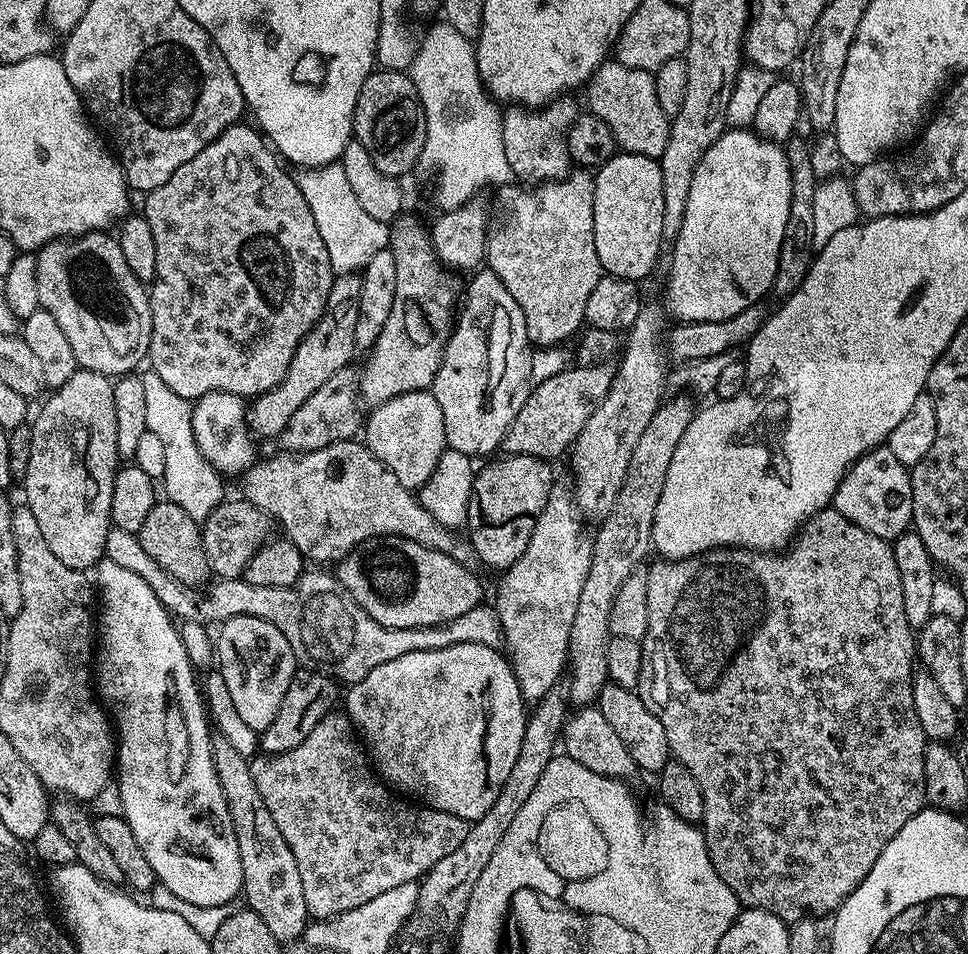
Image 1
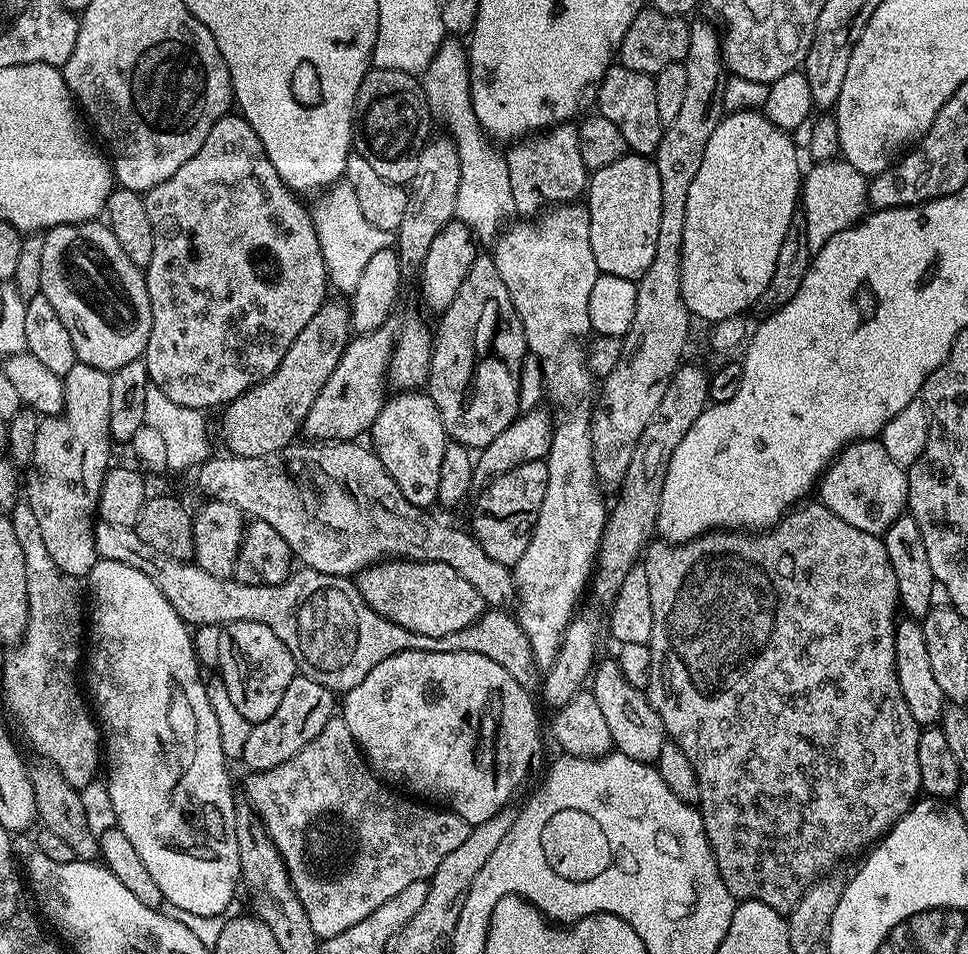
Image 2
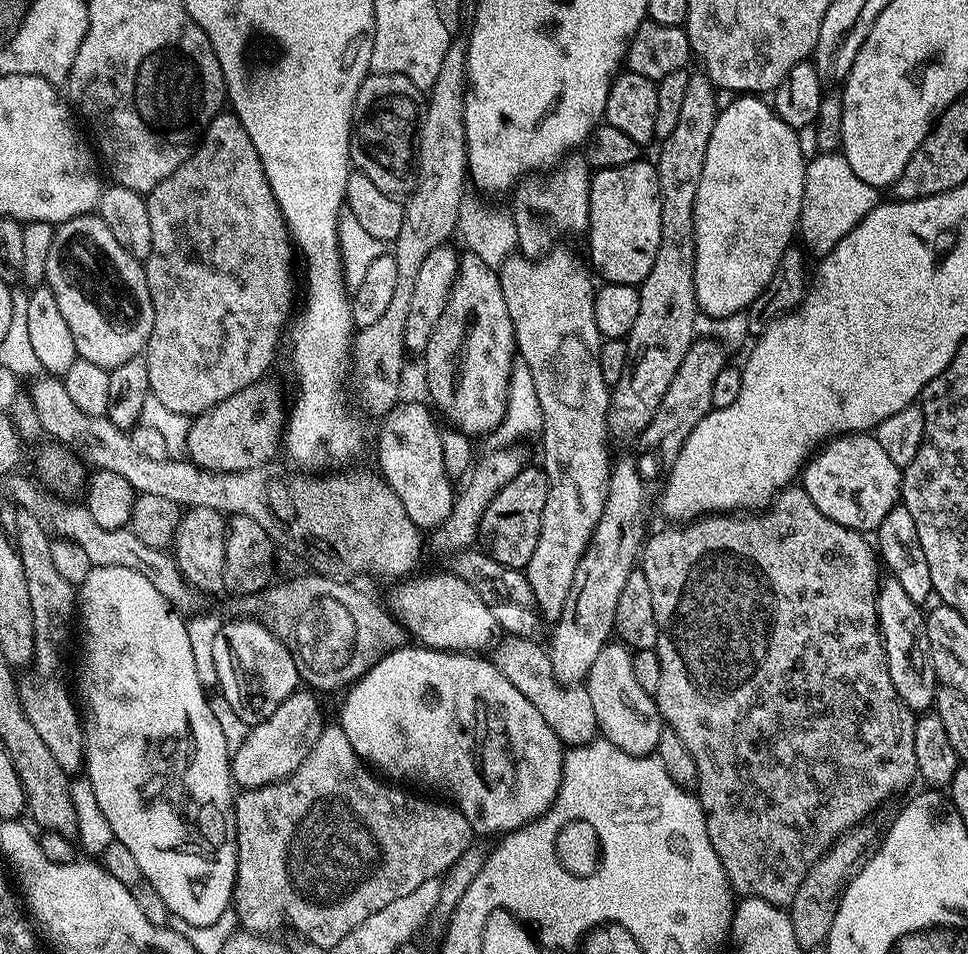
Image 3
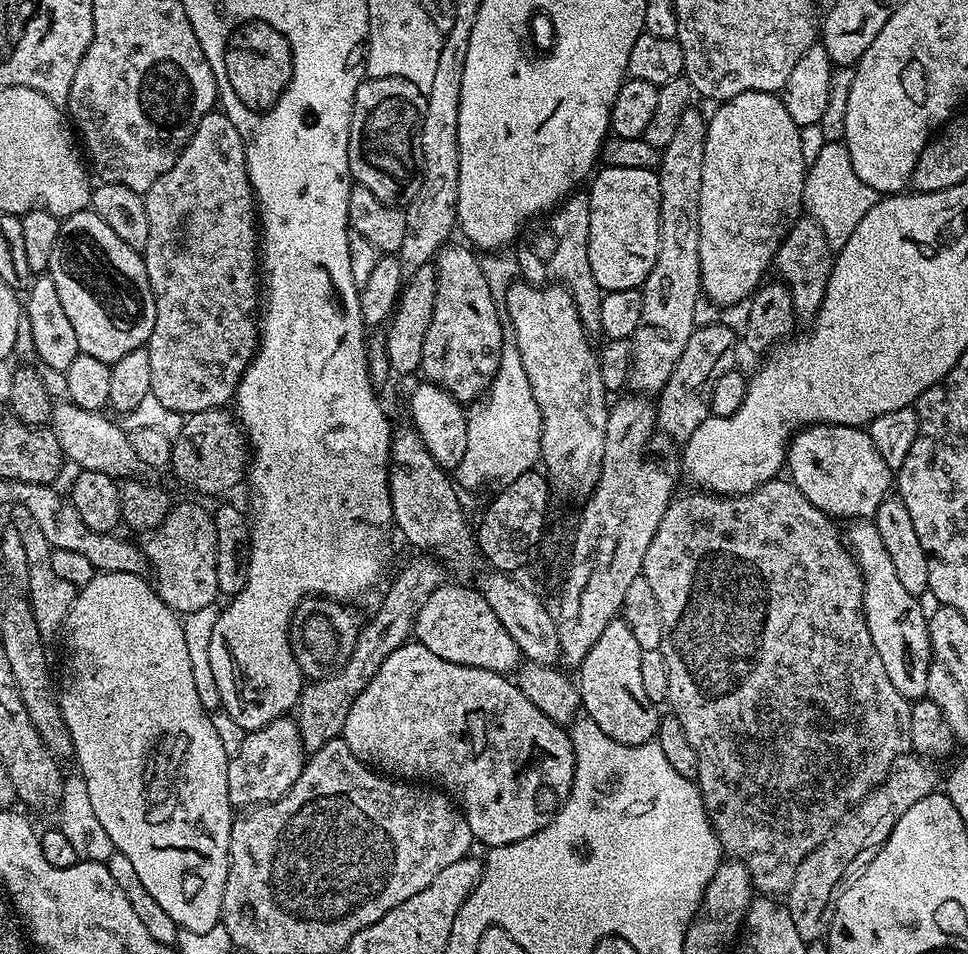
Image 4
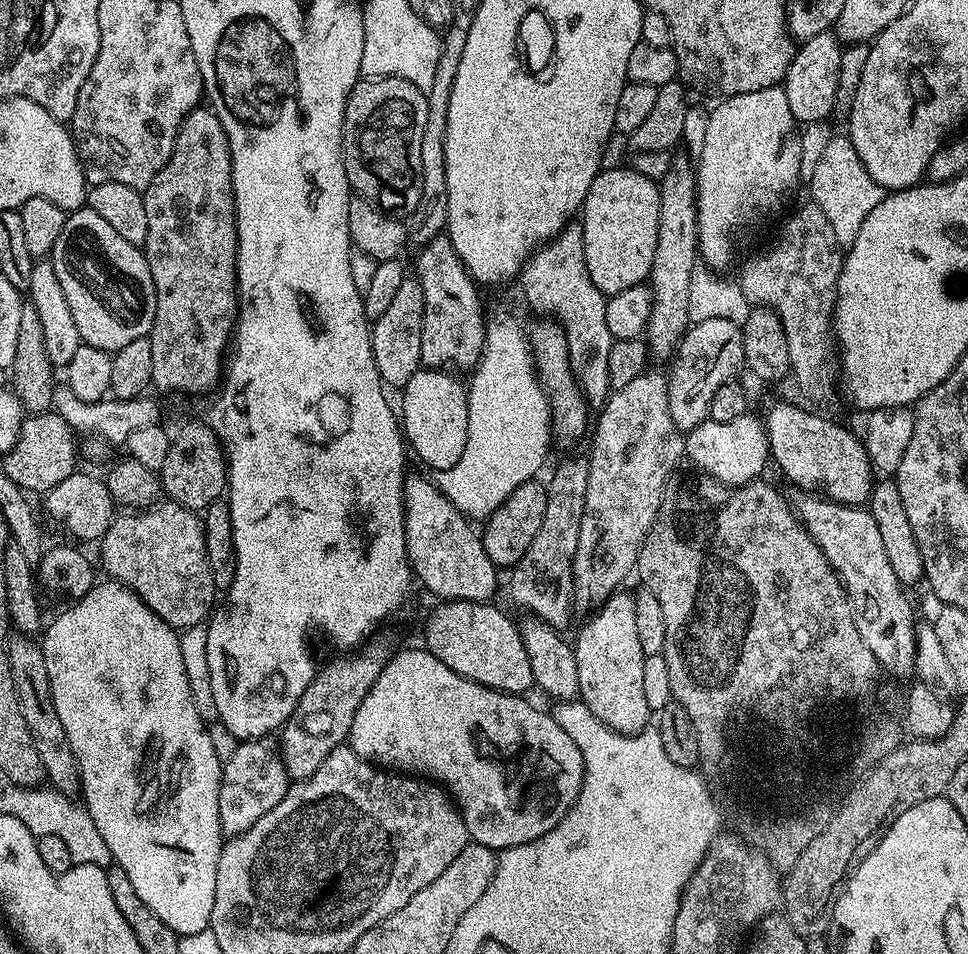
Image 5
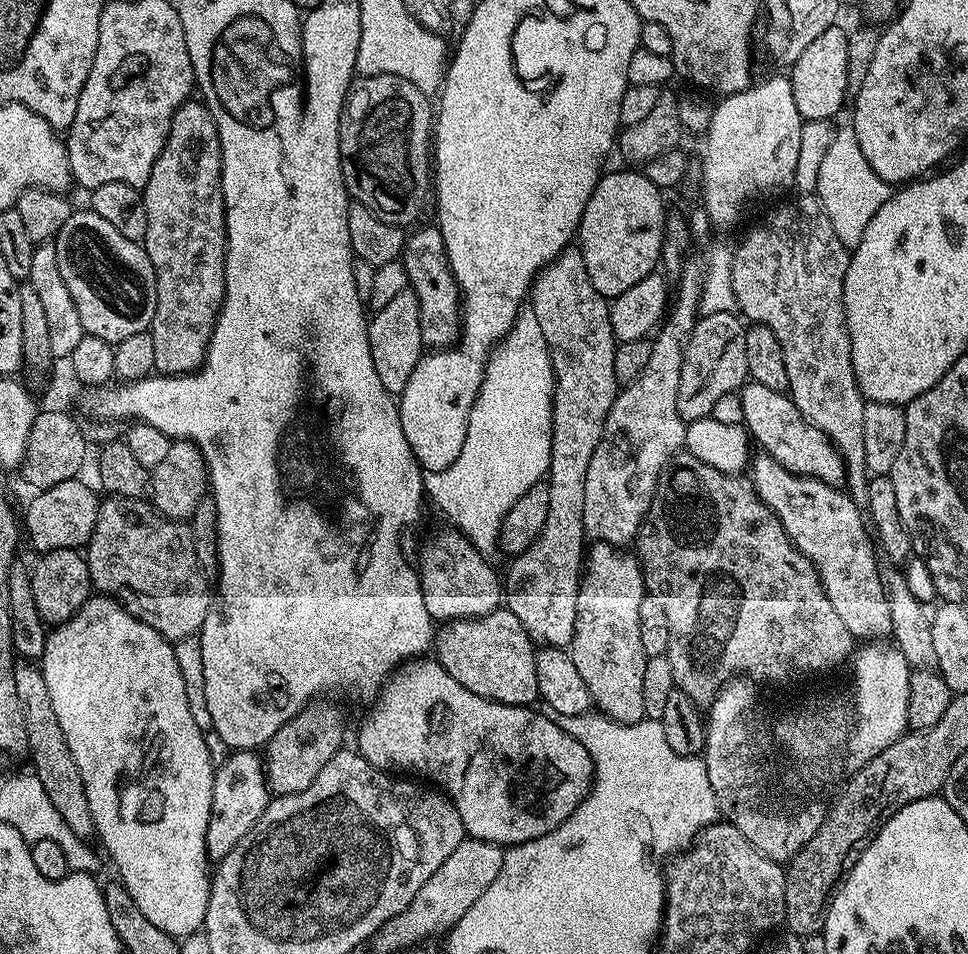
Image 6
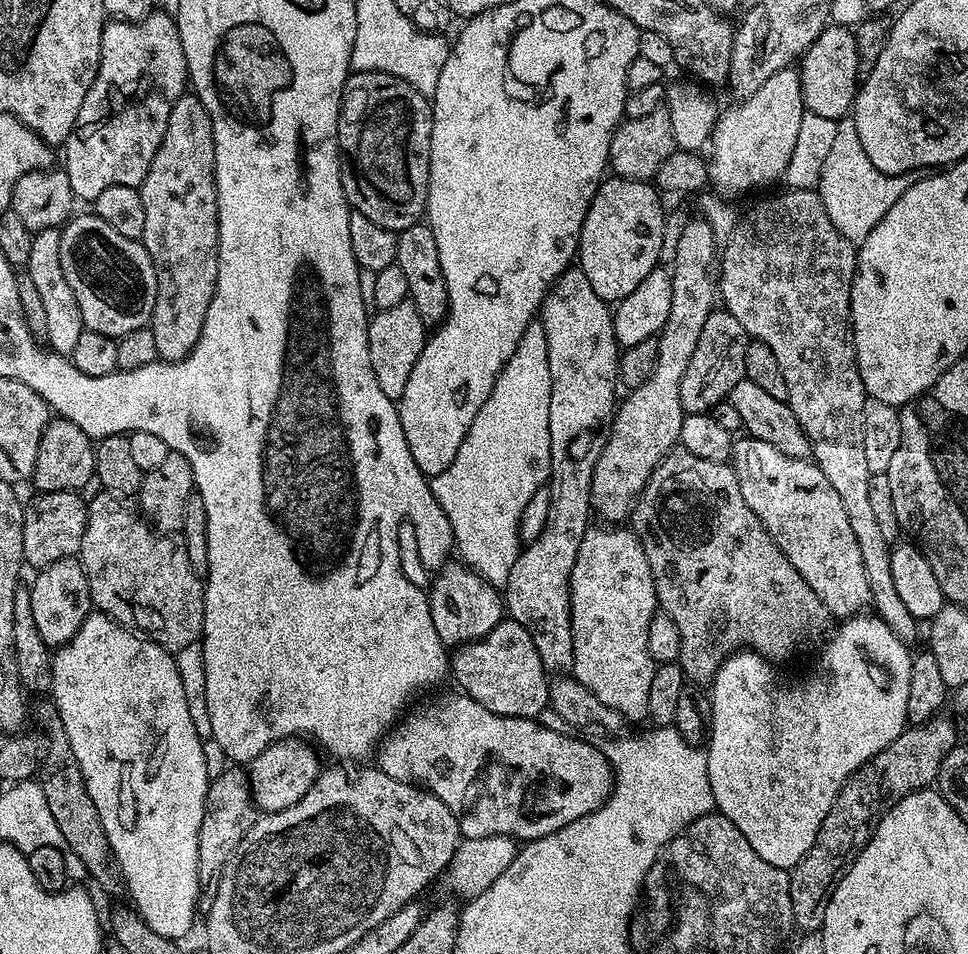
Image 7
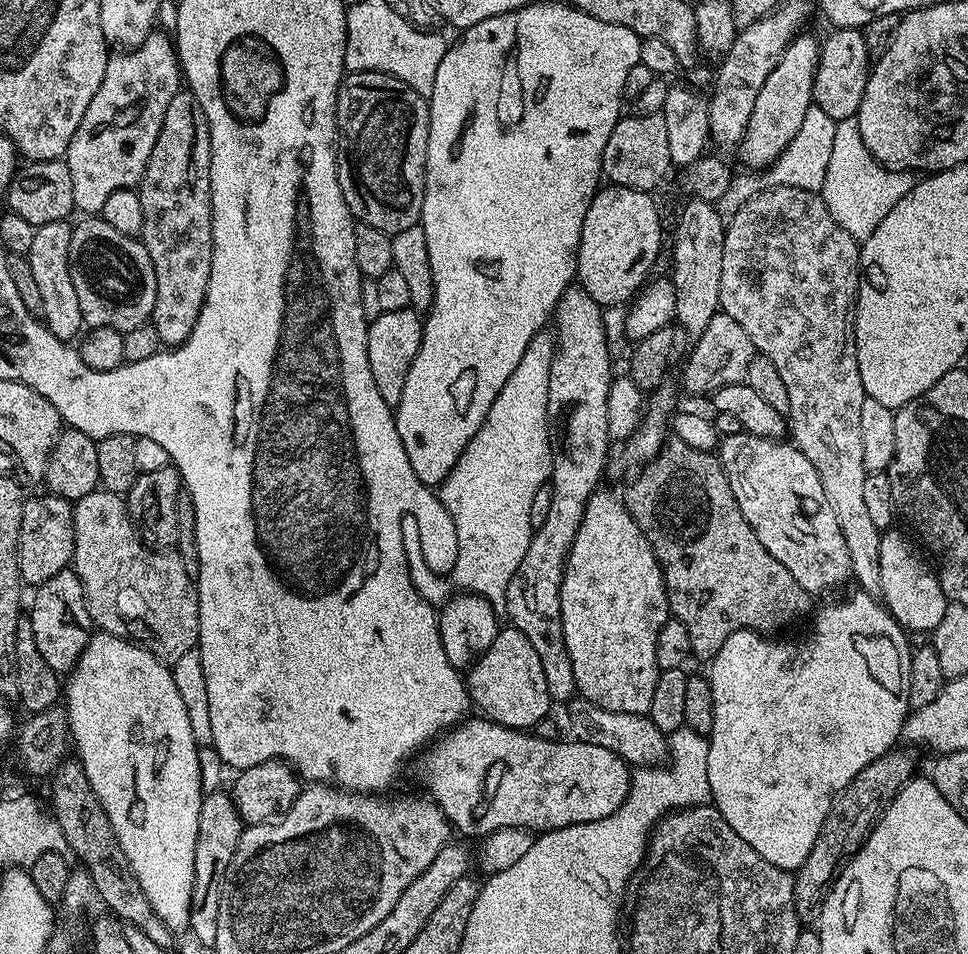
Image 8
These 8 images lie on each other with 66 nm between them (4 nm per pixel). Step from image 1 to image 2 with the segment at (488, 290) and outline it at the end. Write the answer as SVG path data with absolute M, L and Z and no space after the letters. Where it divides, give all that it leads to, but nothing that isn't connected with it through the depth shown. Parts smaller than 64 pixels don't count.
M476 255L474 262L470 266L470 270L466 274L466 278L462 278L462 286L458 286L458 294L454 294L454 302L450 302L450 306L442 313L439 320L440 325L435 325L434 335L432 337L432 357L430 358L430 370L428 371L428 378L426 381L426 394L434 402L438 414L442 418L445 437L447 437L451 443L460 444L462 447L469 450L484 449L490 446L494 438L498 437L498 434L502 433L502 431L510 426L521 411L520 367L524 365L524 357L526 355L522 322L518 318L518 314L510 302L510 294L506 294L506 285L503 284L502 278L498 274L498 266L494 266L491 255Z

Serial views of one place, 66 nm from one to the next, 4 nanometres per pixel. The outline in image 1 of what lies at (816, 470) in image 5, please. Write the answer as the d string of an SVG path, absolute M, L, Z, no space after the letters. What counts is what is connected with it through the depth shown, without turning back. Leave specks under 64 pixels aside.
M887 446L855 460L836 488L834 507L850 522L889 542L909 531L912 522L912 473Z

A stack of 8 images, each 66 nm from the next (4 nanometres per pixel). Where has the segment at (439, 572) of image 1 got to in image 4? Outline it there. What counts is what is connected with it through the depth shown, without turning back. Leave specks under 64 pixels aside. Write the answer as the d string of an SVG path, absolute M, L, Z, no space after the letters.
M446 582L434 590L418 610L414 636L426 650L430 650L430 654L438 654L438 658L446 658L446 662L501 674L515 673L522 663L514 638L506 634L506 626L498 622L486 598L472 586L463 588L460 584Z

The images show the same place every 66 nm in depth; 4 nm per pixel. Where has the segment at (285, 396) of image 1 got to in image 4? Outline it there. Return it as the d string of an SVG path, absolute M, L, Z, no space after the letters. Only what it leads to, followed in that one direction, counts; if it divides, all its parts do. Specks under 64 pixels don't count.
M224 408L191 413L172 442L170 472L194 491L205 492L208 496L228 492L239 480L241 483L249 463L250 448L246 437L233 413Z

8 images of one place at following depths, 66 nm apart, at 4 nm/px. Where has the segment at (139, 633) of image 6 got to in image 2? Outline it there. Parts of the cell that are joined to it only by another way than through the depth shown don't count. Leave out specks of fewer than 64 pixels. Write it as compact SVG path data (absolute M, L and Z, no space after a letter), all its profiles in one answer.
M97 559L86 578L86 588L87 591L88 588L92 591L90 619L86 624L86 640L89 645L92 643L92 657L89 660L87 657L86 660L86 672L88 668L86 692L102 733L102 760L106 765L106 772L108 768L106 791L113 803L114 814L117 815L116 827L122 830L122 834L126 834L126 838L130 838L134 850L138 850L138 855L142 857L146 870L150 870L150 878L158 882L158 890L162 890L168 904L178 906L178 910L190 910L190 914L203 916L222 914L222 910L228 908L229 902L237 899L236 884L238 888L242 880L236 837L238 800L237 797L232 797L232 780L228 777L230 764L222 750L222 738L218 738L218 722L214 718L214 710L210 710L210 698L206 698L205 681L202 676L200 680L202 665L196 658L196 648L192 644L193 633L189 625L185 624L182 617L174 610L174 606L166 602L162 590L158 590L158 586L154 586L154 582L146 578L146 574L134 570L134 566L122 566L122 562Z

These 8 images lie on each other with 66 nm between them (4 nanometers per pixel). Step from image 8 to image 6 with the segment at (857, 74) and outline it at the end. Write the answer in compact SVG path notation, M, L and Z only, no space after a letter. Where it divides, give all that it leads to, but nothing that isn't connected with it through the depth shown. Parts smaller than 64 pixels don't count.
M839 23L831 24L806 50L790 65L790 79L794 90L794 106L804 120L832 120L844 108L849 99L846 86L846 42L848 32L840 29Z

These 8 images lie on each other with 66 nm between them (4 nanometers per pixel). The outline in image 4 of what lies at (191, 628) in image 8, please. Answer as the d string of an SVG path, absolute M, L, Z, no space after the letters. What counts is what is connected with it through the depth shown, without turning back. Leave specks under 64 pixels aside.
M173 503L166 518L155 530L143 537L144 556L148 559L151 571L156 571L154 587L156 595L177 614L187 614L196 608L206 606L218 596L218 570L216 569L216 531L212 521L212 512L200 504Z

